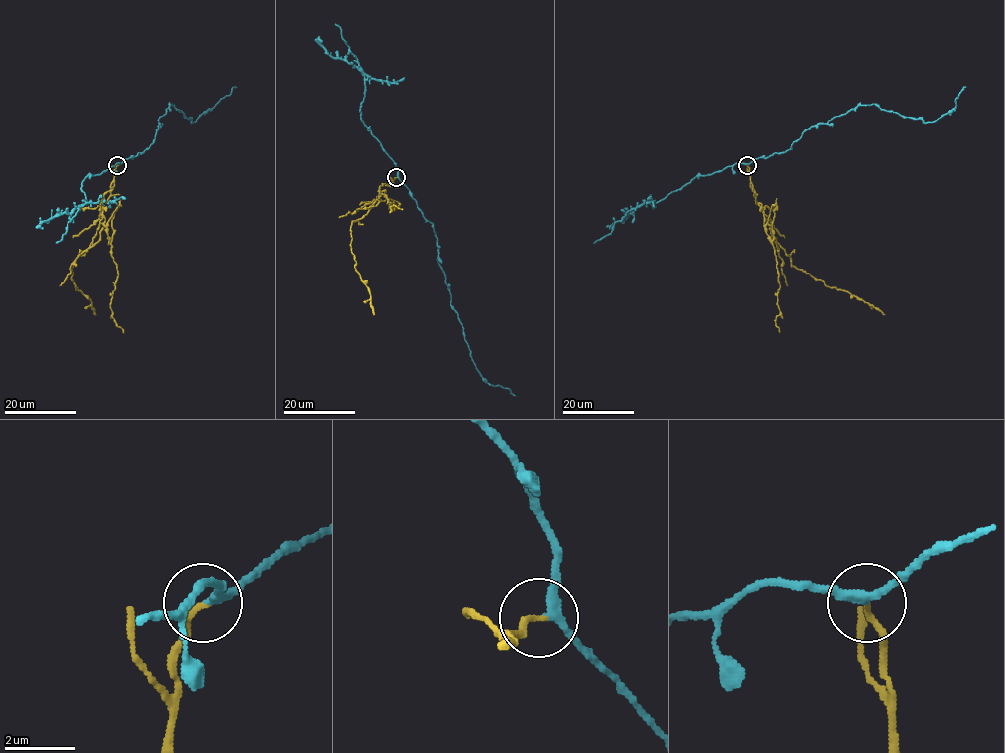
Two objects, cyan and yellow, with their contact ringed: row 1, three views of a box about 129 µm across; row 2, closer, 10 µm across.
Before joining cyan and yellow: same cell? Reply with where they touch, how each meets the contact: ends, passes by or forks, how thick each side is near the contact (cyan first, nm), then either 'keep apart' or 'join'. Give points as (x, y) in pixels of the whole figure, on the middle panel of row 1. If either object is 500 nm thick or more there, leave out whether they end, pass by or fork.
(396, 177) | cyan passes by | yellow ends | 240/180 nm | keep apart

